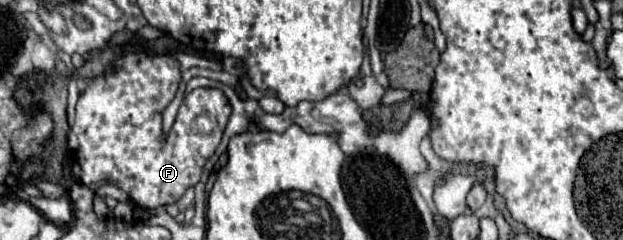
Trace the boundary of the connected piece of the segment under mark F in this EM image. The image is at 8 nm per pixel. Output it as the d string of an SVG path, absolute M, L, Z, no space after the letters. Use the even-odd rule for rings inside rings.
M131 47L125 49L123 55L113 61L113 71L95 77L79 95L75 107L75 125L69 133L69 149L73 153L71 169L75 177L83 185L109 181L115 187L123 189L129 199L143 209L171 205L179 201L189 187L197 185L203 173L203 165L221 143L223 129L231 115L231 107L221 89L195 89L189 93L189 97L185 97L175 117L175 125L165 135L161 127L161 113L173 101L179 81L181 69L179 61L173 55L143 53L141 57L137 57L135 53L131 55Z

